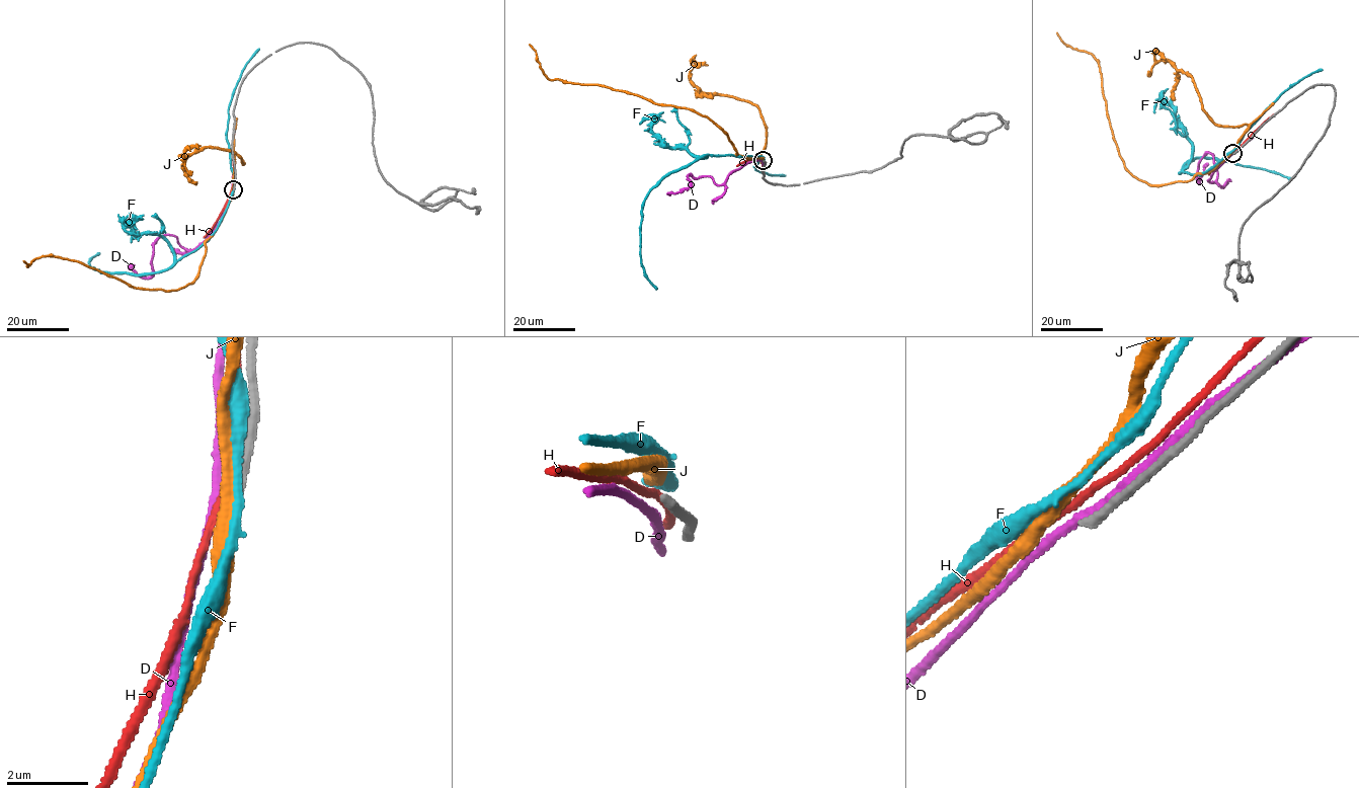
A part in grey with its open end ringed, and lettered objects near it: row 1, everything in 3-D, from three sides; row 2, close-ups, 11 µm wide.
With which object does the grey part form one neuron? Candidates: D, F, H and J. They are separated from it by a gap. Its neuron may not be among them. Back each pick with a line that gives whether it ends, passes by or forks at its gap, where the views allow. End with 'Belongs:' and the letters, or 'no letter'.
Belongs: no letter

